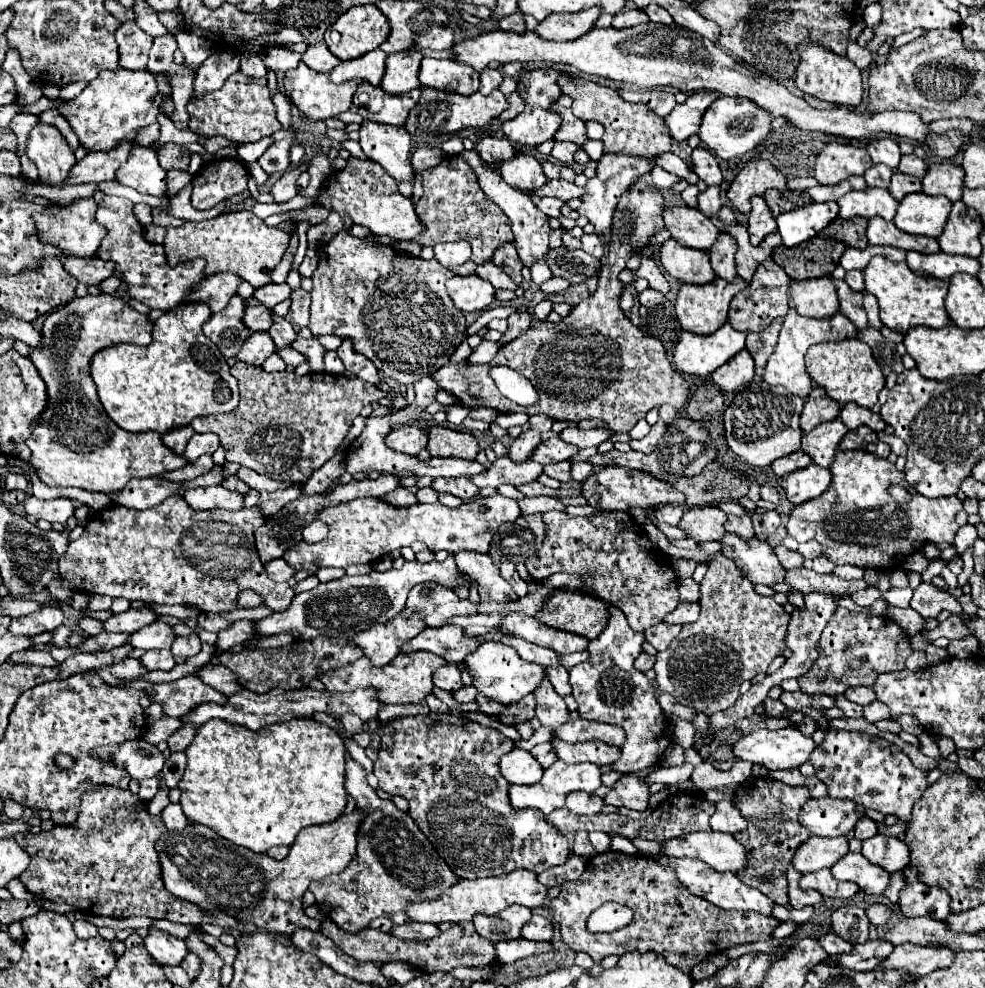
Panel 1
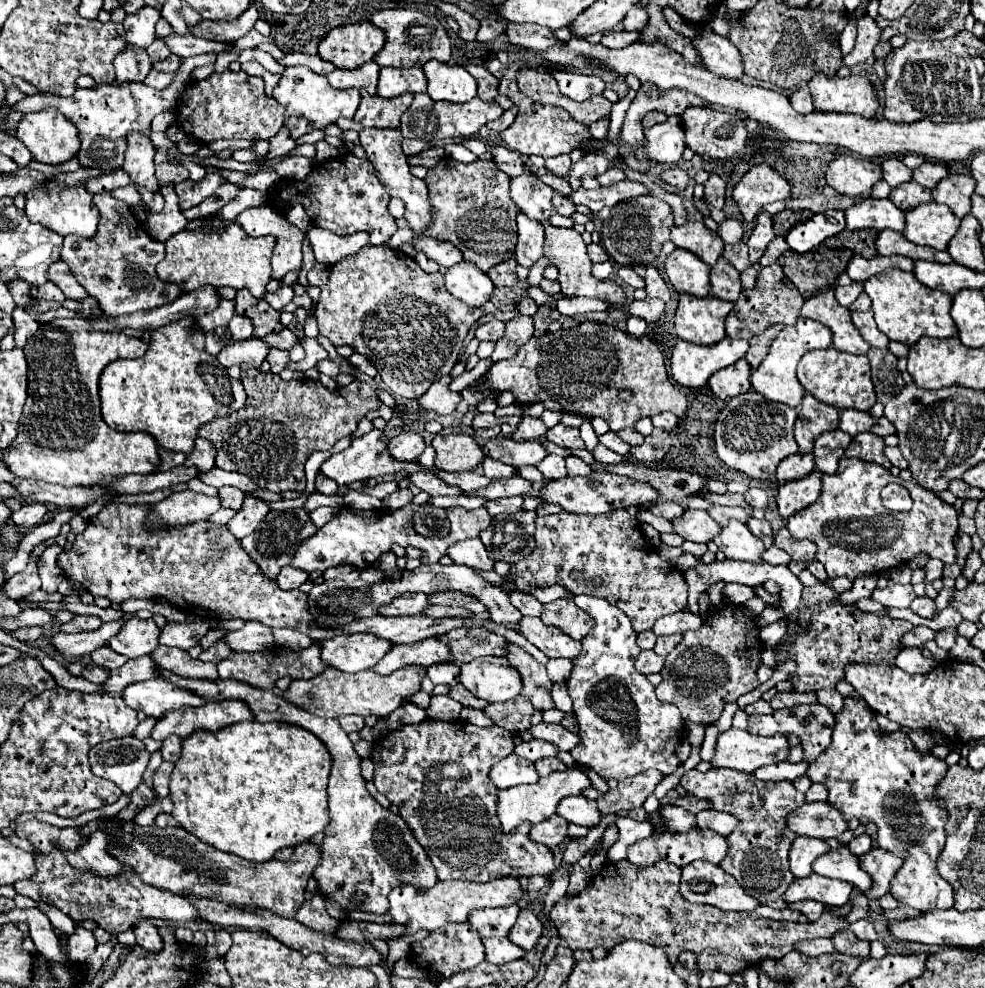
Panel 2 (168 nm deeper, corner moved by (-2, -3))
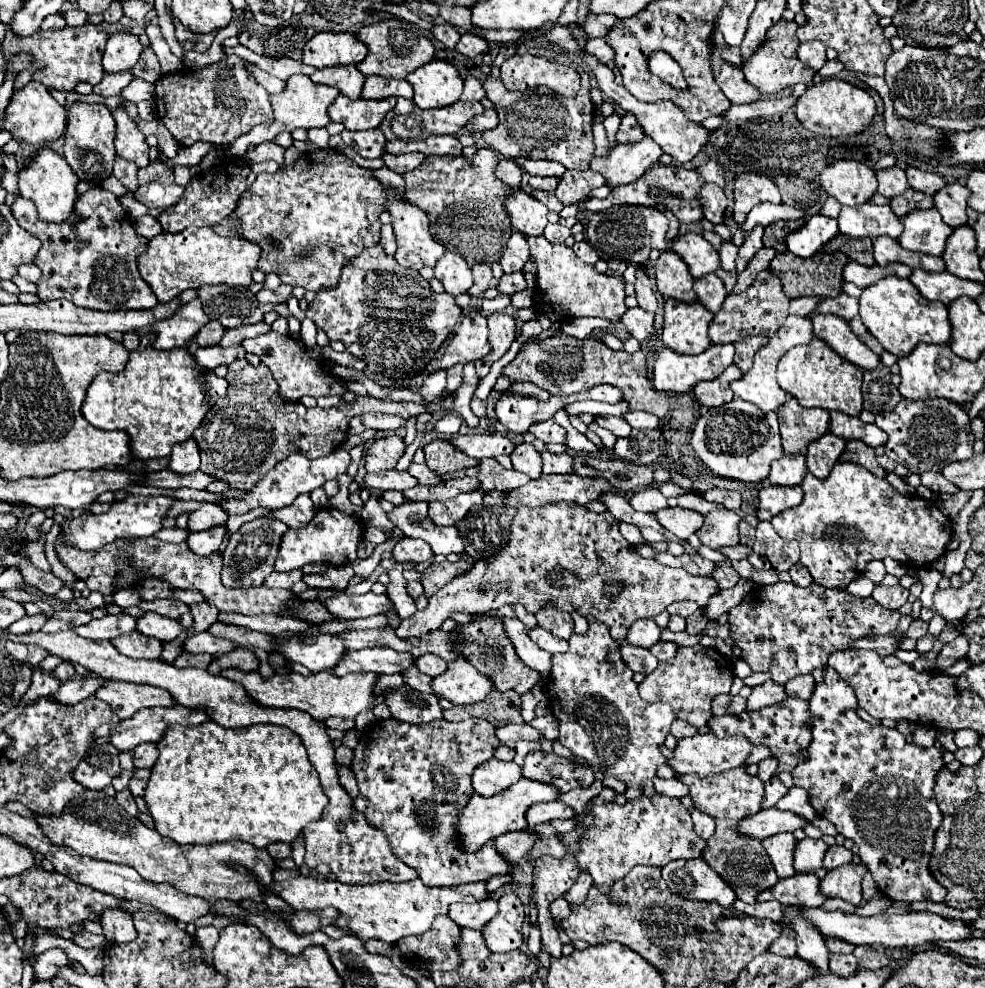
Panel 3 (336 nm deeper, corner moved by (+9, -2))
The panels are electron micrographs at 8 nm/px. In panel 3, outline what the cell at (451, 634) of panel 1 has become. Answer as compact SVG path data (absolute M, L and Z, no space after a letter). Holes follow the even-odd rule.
M366 648L366 650L352 650L340 666L334 668L338 676L346 674L402 674L414 664L414 656L410 652L396 652L392 648Z

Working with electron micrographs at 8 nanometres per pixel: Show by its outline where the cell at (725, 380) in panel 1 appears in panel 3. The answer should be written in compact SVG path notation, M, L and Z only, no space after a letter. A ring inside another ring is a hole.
M732 364L732 366L728 366L726 372L722 372L718 378L696 384L694 394L696 394L696 398L698 398L698 402L700 402L702 406L710 406L710 408L720 406L720 404L730 402L730 400L734 398L734 392L730 390L730 382L736 380L736 378L740 378L740 376L742 376L740 368L736 368L736 366Z

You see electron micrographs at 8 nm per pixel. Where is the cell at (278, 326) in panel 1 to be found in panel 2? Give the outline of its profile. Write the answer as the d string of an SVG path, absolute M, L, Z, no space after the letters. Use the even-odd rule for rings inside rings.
M237 289L235 293L235 315L245 315L253 321L255 337L263 337L267 333L279 333L283 329L279 321L279 311L271 309L267 301L261 297L251 297L247 289Z

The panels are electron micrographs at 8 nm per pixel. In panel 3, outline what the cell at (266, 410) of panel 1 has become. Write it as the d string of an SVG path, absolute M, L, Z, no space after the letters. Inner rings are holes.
M234 360L228 366L226 380L230 382L228 396L218 400L210 408L210 412L204 416L204 422L200 424L200 428L196 428L194 440L196 440L196 444L200 448L200 456L202 456L200 470L208 472L210 476L216 476L218 480L226 480L232 488L240 488L240 490L250 490L252 486L256 486L260 476L266 476L268 472L272 472L272 468L278 462L282 462L284 458L288 458L290 454L304 454L308 458L320 458L320 456L326 456L328 452L334 452L346 440L348 422L356 414L366 414L366 412L376 414L376 412L380 412L380 414L396 414L396 416L408 420L410 416L418 416L418 414L424 412L424 406L420 406L420 404L414 404L414 402L382 402L382 400L372 398L370 394L356 396L352 402L340 400L332 408L320 408L320 406L306 408L300 402L284 402L280 398L278 384L276 384L272 372L264 364L250 366L248 360Z

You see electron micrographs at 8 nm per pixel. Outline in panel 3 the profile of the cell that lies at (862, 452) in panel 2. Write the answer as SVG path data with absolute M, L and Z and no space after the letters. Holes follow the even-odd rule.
M848 440L846 450L844 450L844 454L840 458L848 460L848 462L854 462L854 464L862 464L876 476L886 476L886 470L876 462L874 448L870 448L862 440Z

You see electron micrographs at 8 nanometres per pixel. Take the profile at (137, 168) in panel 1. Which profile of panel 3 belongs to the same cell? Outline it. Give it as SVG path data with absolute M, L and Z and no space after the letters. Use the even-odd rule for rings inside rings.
M114 110L114 120L116 120L116 156L134 162L138 168L144 168L150 160L148 160L148 144L144 134L136 128L134 120L128 118L128 114L124 110Z

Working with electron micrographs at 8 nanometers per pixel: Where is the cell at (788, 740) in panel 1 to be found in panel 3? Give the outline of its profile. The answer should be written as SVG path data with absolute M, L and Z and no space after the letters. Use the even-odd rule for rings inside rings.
M696 734L692 738L682 738L674 750L674 758L668 760L668 764L676 770L676 774L698 774L698 776L710 776L710 774L722 774L732 768L744 766L750 752L752 752L752 742L740 734L728 736L728 738L718 738L714 734Z

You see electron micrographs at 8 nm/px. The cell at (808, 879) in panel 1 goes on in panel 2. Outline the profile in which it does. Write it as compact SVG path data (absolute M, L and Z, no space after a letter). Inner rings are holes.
M813 873L805 879L795 879L785 893L785 901L795 903L803 899L813 899L823 905L845 905L849 901L849 893L851 885Z

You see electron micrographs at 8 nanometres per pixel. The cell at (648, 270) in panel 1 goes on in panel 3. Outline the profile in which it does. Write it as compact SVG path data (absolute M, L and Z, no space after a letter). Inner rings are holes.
M642 268L636 270L636 298L638 298L638 306L648 310L648 312L656 312L658 300L654 294L654 286L652 280L646 276L646 272Z

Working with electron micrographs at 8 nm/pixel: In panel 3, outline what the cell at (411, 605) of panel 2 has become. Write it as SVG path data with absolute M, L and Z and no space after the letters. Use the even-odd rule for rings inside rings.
M362 594L362 596L334 596L326 600L326 608L340 618L370 618L376 614L384 614L392 610L392 600L388 594Z

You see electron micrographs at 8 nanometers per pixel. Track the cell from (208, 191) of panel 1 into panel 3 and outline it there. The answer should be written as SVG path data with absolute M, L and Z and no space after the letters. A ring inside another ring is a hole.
M150 182L150 184L140 186L134 196L142 204L146 204L150 208L154 208L154 206L158 206L158 208L172 208L180 200L182 194L184 194L184 186L180 186L180 184L166 186L166 184Z

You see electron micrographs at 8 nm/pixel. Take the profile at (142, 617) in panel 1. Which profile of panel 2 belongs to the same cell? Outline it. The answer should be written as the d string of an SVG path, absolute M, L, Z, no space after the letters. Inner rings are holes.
M123 619L103 623L97 631L87 631L87 633L61 633L59 631L51 637L51 645L55 647L57 653L61 653L67 659L77 657L77 655L85 655L85 653L91 653L93 649L105 645L105 641L109 637L119 633L121 625L123 625Z

